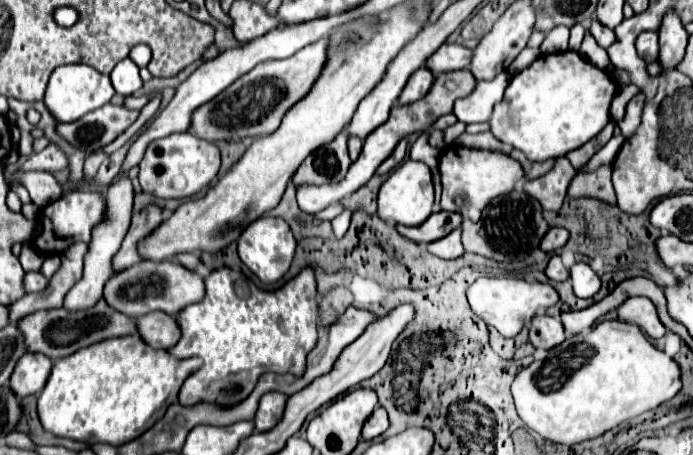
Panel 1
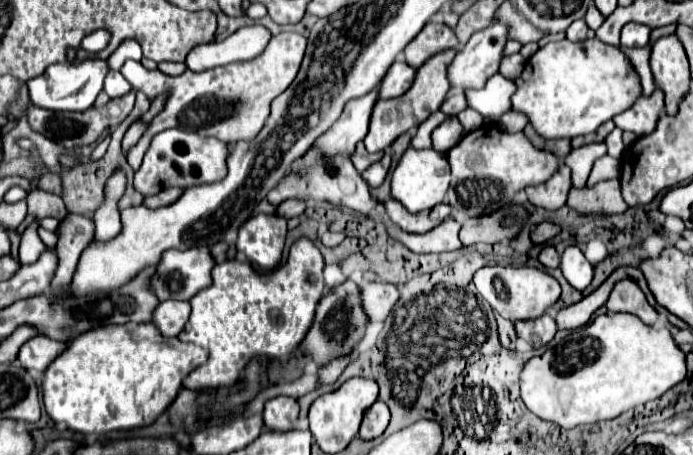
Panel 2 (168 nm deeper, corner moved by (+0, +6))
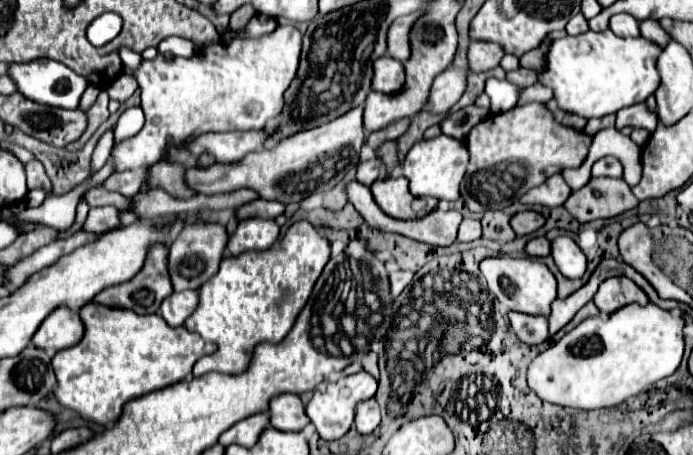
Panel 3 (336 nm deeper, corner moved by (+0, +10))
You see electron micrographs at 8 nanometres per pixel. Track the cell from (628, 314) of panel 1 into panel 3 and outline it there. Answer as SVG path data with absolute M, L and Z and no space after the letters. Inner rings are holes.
M616 276L616 278L608 278L600 290L594 296L594 304L600 308L602 314L610 314L616 312L618 308L630 304L630 302L638 302L640 306L646 306L650 300L648 296L626 276Z

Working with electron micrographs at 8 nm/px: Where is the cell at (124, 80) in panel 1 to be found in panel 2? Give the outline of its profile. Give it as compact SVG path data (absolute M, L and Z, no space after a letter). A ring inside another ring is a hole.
M280 32L272 36L270 44L258 58L204 70L204 72L184 70L180 76L166 76L158 68L146 70L140 62L126 60L124 66L120 68L120 74L132 84L134 90L144 92L150 98L150 102L158 94L166 94L164 108L148 124L146 138L142 138L142 142L138 142L138 146L132 146L132 150L128 150L126 154L130 168L132 170L140 168L152 136L166 128L178 128L178 130L196 132L202 136L214 136L226 144L236 144L240 140L256 138L266 118L270 116L270 102L278 94L282 94L296 78L300 70L300 62L304 58L304 50L306 50L306 38L302 34Z

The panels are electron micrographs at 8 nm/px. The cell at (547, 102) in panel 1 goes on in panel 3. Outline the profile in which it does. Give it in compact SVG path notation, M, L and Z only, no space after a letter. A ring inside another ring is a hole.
M610 30L584 32L554 40L546 54L546 68L538 74L538 84L554 90L558 108L580 118L604 118L620 108L644 102L658 88L656 58L660 46L646 38L618 38Z

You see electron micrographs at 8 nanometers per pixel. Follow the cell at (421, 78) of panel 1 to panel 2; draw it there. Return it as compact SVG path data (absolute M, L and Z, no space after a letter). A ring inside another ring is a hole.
M396 60L390 70L386 72L386 76L380 82L378 88L378 96L380 98L398 98L402 96L414 82L414 68L410 68L404 60Z

